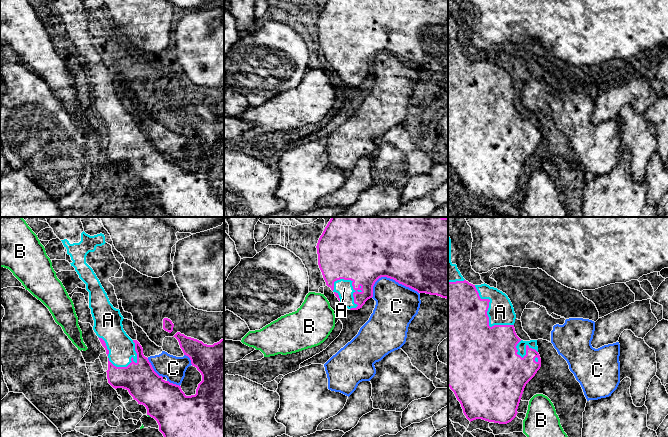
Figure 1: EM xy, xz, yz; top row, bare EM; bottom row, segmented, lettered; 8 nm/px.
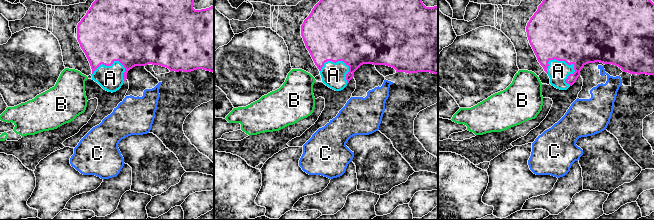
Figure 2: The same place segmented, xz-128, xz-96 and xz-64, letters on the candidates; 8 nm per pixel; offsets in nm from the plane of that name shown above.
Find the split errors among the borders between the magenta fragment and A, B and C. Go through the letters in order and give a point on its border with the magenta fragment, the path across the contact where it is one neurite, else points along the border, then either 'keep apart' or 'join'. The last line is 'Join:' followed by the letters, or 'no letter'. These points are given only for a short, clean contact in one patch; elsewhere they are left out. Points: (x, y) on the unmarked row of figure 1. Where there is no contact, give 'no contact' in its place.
A: xz (353, 63) | join
B: xy (149, 191) | keep apart
C: xz (389, 53) | keep apart
Join: A

